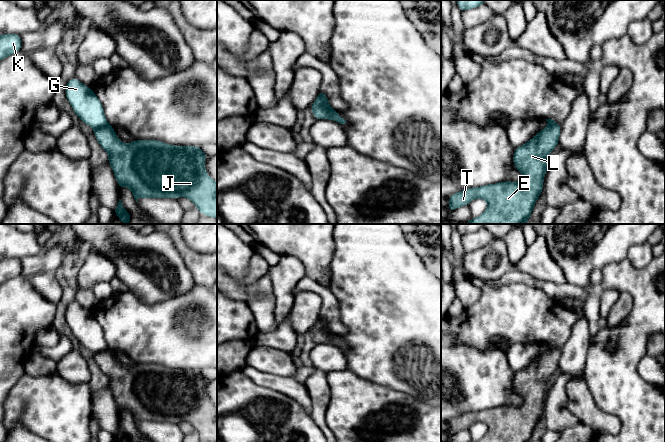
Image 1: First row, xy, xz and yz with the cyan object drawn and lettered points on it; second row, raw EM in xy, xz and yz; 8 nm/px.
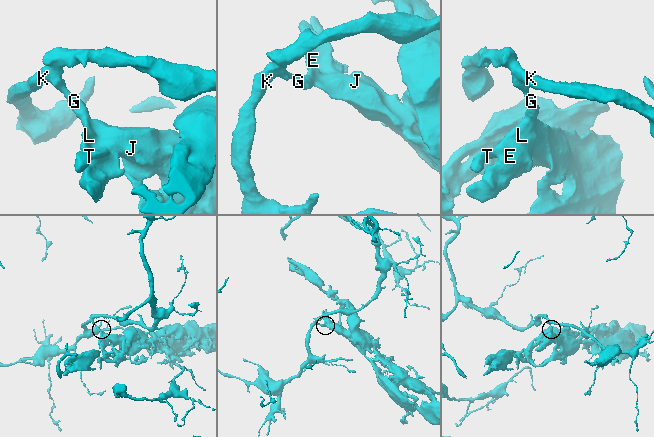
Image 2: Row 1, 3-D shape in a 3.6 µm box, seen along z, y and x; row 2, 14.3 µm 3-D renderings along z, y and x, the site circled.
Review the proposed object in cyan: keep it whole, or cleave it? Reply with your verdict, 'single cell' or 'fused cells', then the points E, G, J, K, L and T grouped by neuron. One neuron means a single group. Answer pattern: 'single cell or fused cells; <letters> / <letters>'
fused cells; E J L T / G K

